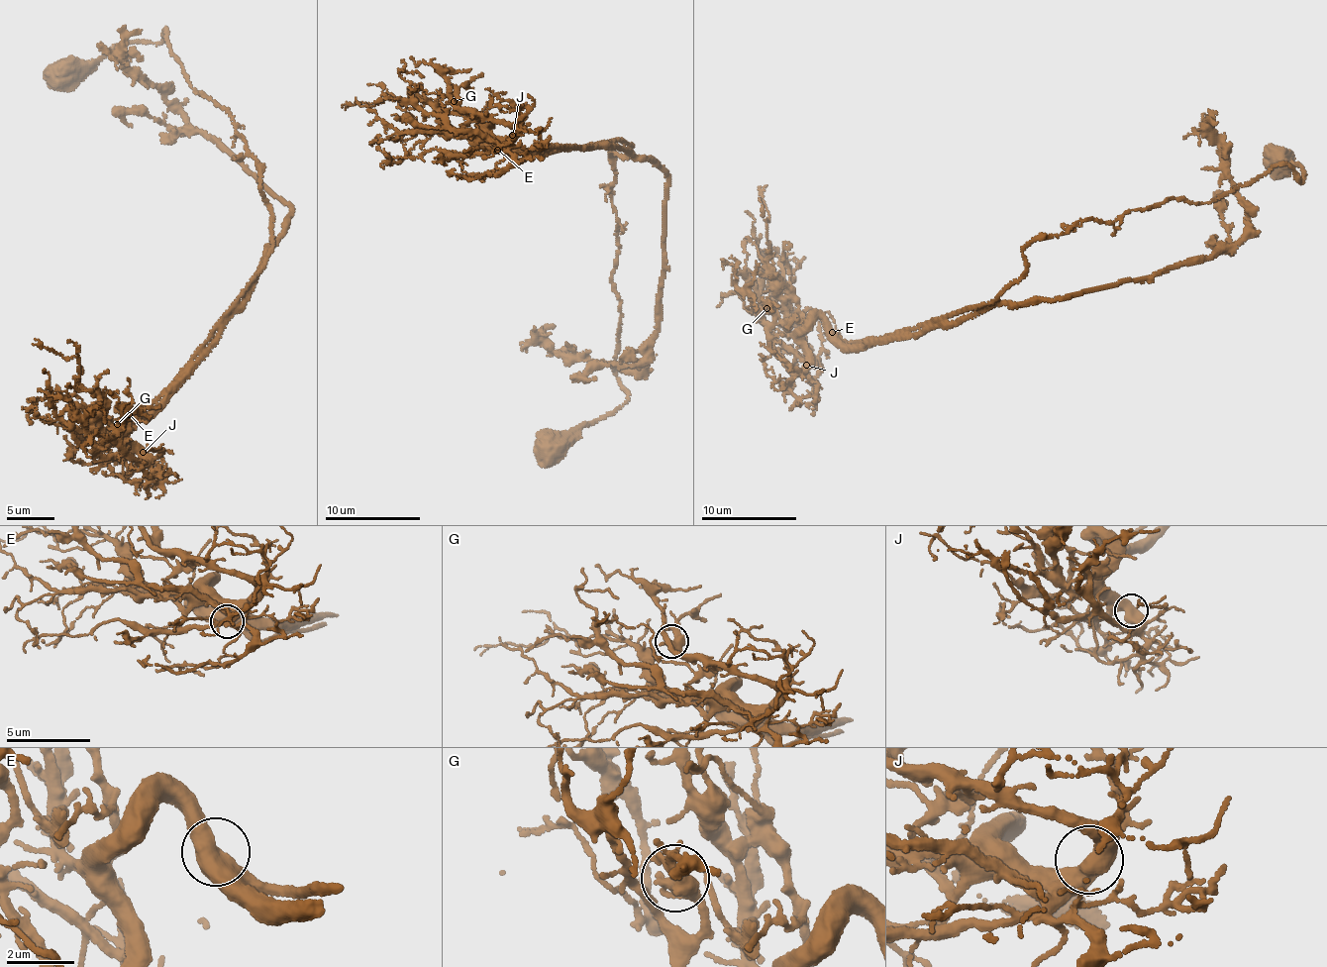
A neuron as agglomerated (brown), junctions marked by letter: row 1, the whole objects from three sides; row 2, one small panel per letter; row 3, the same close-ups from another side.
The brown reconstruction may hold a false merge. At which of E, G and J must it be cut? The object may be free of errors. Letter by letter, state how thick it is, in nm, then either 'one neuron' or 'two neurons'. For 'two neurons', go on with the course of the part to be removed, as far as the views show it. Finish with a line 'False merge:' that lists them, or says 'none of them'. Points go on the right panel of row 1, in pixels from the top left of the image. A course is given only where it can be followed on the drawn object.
E: 650 nm | one neuron
G: 440 nm | one neuron
J: 600 nm | one neuron
False merge: none of them

